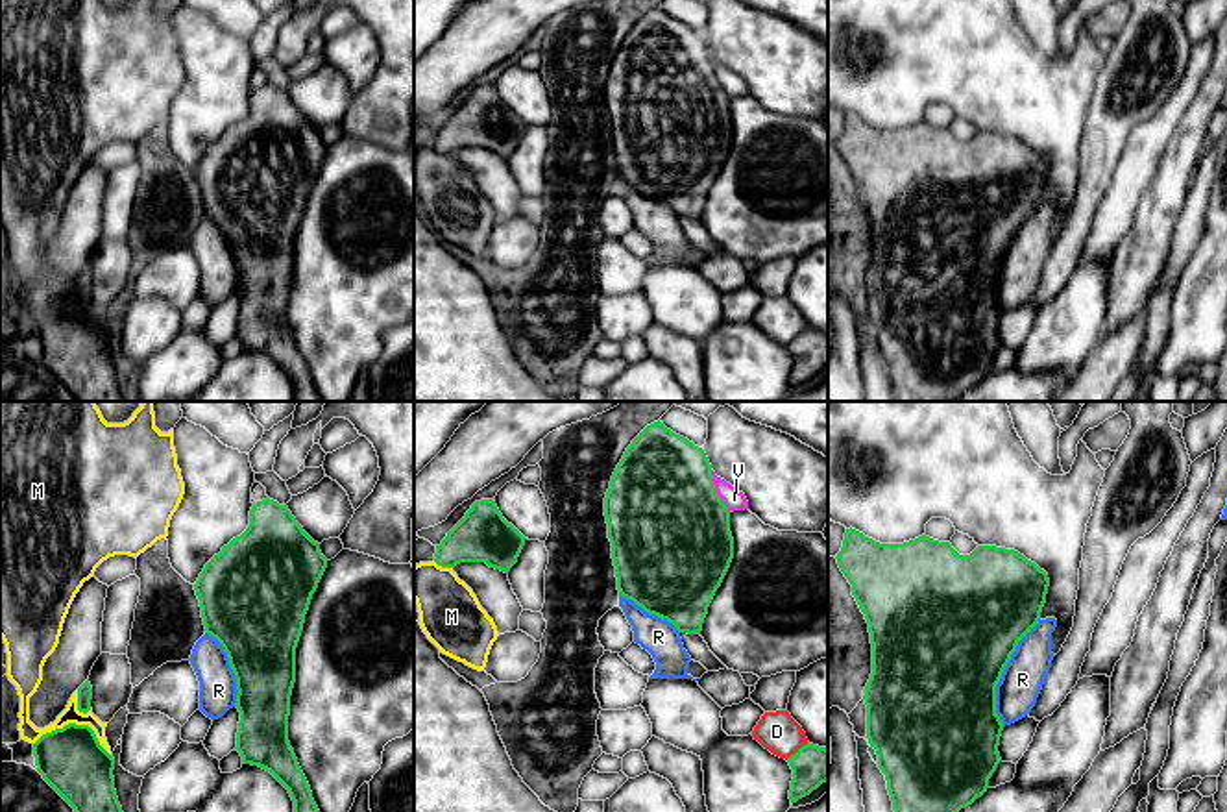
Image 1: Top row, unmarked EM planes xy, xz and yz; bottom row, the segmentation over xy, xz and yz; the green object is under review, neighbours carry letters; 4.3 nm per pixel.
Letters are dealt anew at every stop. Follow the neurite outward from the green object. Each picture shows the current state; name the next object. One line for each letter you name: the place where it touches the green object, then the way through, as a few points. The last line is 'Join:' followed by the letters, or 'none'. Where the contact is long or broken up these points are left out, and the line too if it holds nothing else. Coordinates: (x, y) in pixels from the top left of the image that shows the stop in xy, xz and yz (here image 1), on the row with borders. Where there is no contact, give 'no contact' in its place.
R: contact yz (1002, 672)
Join: R

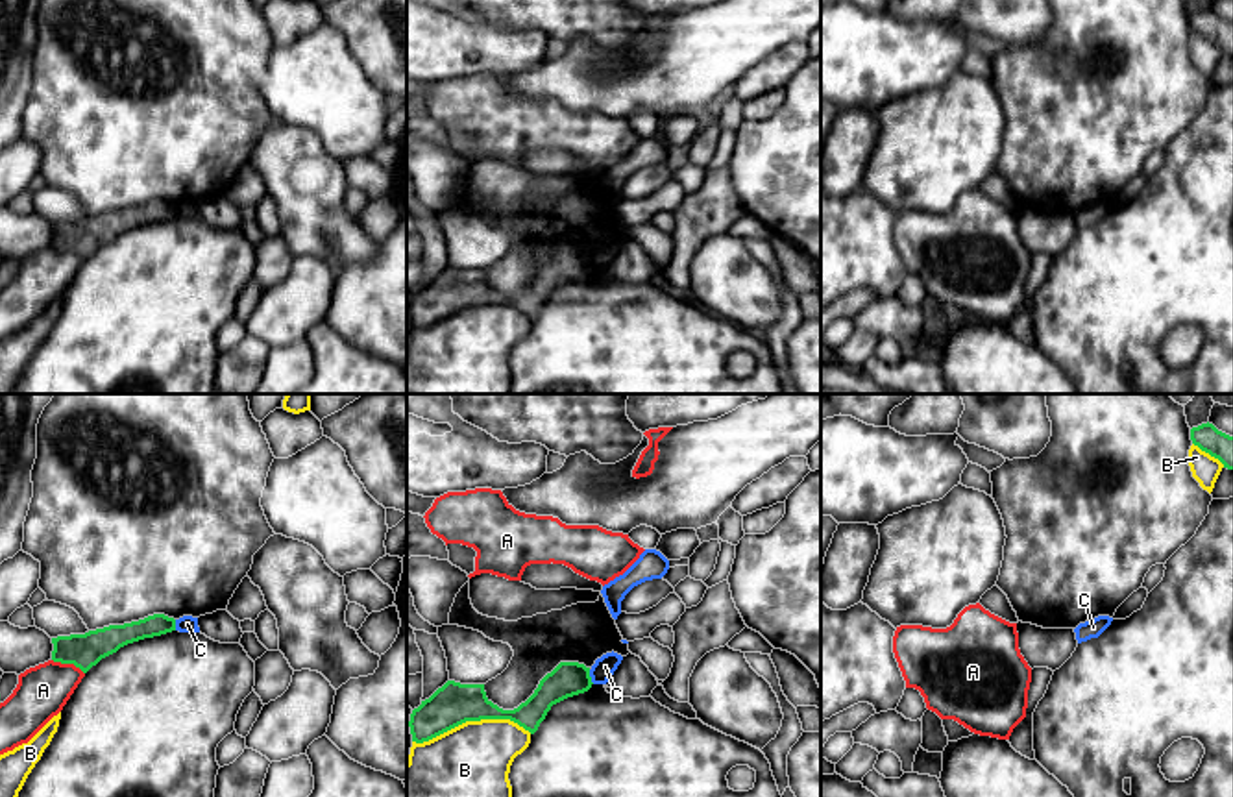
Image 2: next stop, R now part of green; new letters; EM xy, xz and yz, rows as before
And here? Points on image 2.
Join: none

